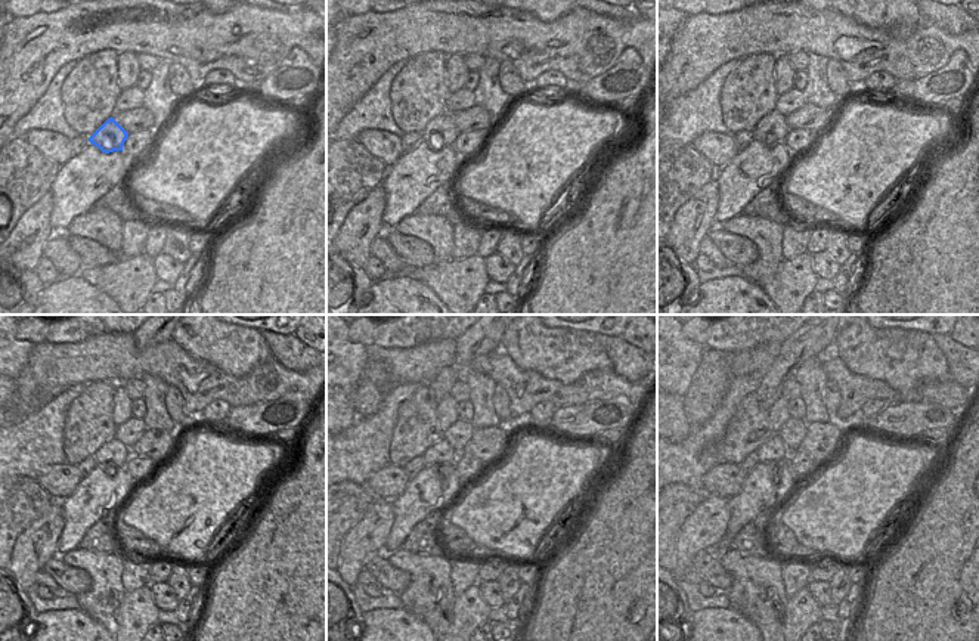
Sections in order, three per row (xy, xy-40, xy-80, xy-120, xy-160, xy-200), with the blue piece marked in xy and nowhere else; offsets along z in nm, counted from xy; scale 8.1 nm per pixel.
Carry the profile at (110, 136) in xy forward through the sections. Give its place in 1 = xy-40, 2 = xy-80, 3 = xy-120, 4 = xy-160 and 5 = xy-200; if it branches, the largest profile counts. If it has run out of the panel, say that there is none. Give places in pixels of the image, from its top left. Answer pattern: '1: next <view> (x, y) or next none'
1: next xy-40 (440, 132)
2: next xy-80 (773, 127)
3: next xy-120 (114, 454)
4: next xy-160 (440, 452)
5: next xy-200 (774, 449)

